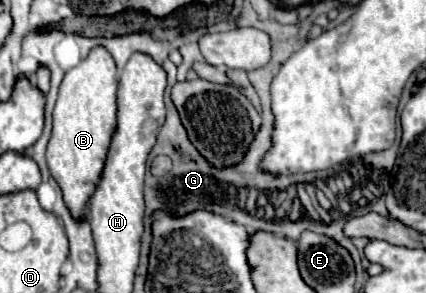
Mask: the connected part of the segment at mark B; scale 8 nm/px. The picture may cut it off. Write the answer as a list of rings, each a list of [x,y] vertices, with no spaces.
[[[93,48],[89,56],[79,66],[71,68],[61,82],[59,98],[53,110],[53,132],[47,144],[47,164],[53,178],[59,182],[65,204],[71,208],[73,216],[81,216],[87,210],[87,200],[91,198],[95,184],[103,172],[105,154],[107,154],[107,146],[109,146],[109,140],[115,128],[115,116],[117,116],[115,94],[117,94],[117,68],[115,68],[115,62],[111,60],[111,54],[105,48]]]

